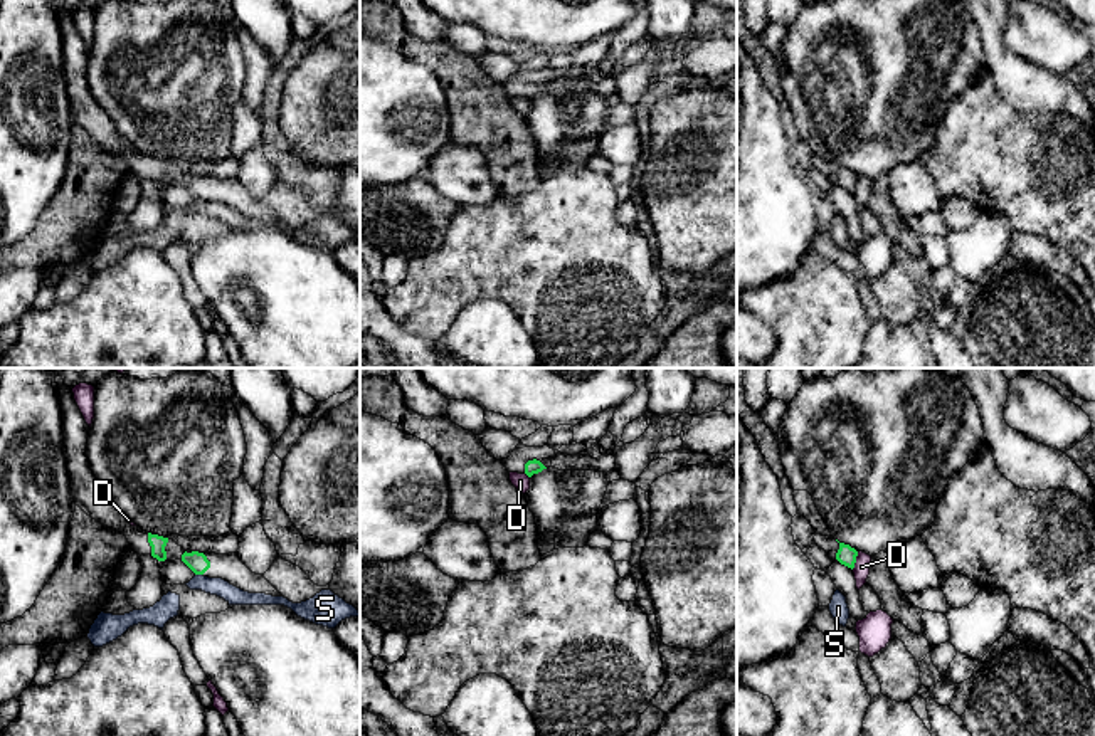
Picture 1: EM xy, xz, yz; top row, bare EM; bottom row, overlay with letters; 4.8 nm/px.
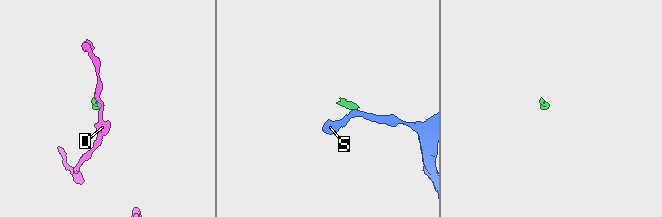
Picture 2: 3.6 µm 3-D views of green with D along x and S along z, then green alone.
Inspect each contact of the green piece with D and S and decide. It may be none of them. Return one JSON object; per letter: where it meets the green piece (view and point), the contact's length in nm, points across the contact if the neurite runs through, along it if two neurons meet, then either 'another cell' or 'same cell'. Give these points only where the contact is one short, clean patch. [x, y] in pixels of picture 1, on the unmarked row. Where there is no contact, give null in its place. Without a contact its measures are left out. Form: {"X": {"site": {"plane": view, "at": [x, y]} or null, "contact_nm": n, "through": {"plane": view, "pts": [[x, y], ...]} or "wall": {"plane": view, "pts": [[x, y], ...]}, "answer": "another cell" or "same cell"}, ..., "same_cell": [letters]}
{"D": {"site": {"plane": "yz", "at": [855, 184]}, "contact_nm": 90, "wall": {"plane": "yz", "pts": [[858, 175], [851, 192]]}, "answer": "another cell"}, "S": {"site": {"plane": "xy", "at": [199, 197]}, "contact_nm": 40, "wall": {"plane": "xy", "pts": [[195, 197], [202, 199]]}, "answer": "another cell"}, "same_cell": []}

